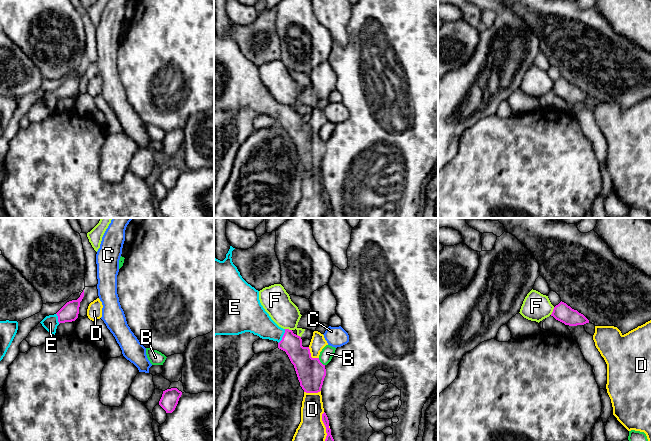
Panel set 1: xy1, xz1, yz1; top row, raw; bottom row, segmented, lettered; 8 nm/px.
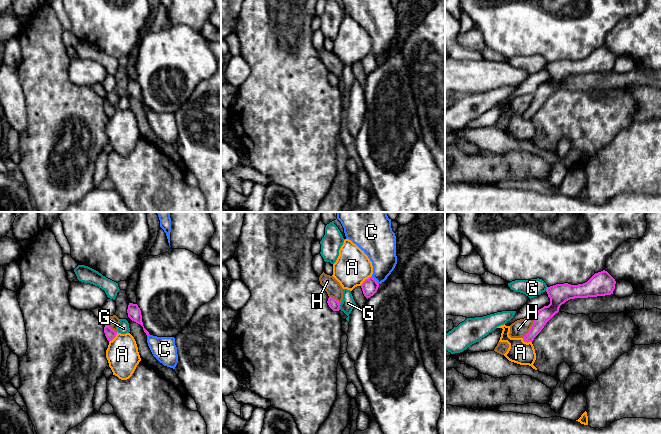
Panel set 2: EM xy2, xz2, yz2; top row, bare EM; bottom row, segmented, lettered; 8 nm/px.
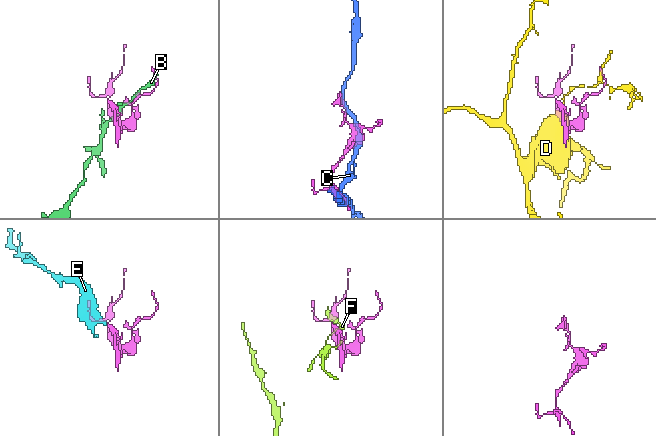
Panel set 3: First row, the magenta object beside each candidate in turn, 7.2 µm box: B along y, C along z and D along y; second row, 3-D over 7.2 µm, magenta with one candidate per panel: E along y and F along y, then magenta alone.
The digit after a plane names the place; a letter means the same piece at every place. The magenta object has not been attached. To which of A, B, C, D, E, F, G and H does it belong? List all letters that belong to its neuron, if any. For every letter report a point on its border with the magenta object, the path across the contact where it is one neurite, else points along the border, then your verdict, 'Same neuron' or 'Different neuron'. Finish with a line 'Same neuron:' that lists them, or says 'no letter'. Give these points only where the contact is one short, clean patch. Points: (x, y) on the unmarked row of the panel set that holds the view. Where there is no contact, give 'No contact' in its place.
A: Touches magenta at xz2 (365, 56). Different neuron
B: Touches magenta at xz1 (320, 138). Different neuron
C: Touches magenta at xz2 (375, 56). Different neuron
D: Touches magenta at xz1 (310, 131). Different neuron
E: Touches magenta at xz1 (283, 112). Path across: xz1 (300, 133), (283, 112), (265, 104), (257, 97). Same neuron
F: Touches magenta at yz1 (553, 87). Boundary: yz1 (554, 83), (550, 90). Different neuron
G: Touches magenta at xz2 (339, 83). Different neuron
H: Touches magenta at yz2 (531, 103). Boundary: yz2 (534, 93), (531, 104), (522, 113). Different neuron
Same neuron: E

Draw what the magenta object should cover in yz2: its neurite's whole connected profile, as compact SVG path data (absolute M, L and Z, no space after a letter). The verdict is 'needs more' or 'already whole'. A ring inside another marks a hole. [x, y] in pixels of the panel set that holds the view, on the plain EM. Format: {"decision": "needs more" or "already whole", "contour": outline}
{"decision": "already whole", "contour": "M605 46L595 49L587 58L578 61L568 59L547 63L550 80L539 85L529 108L523 113L524 118L532 118L546 99L559 88L562 80L570 75L588 74L613 70L615 55Z"}

